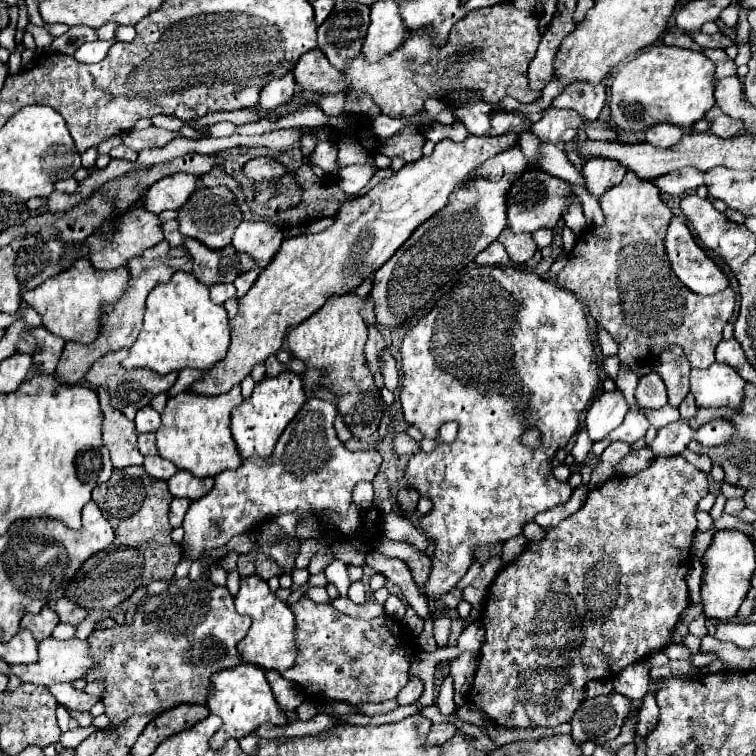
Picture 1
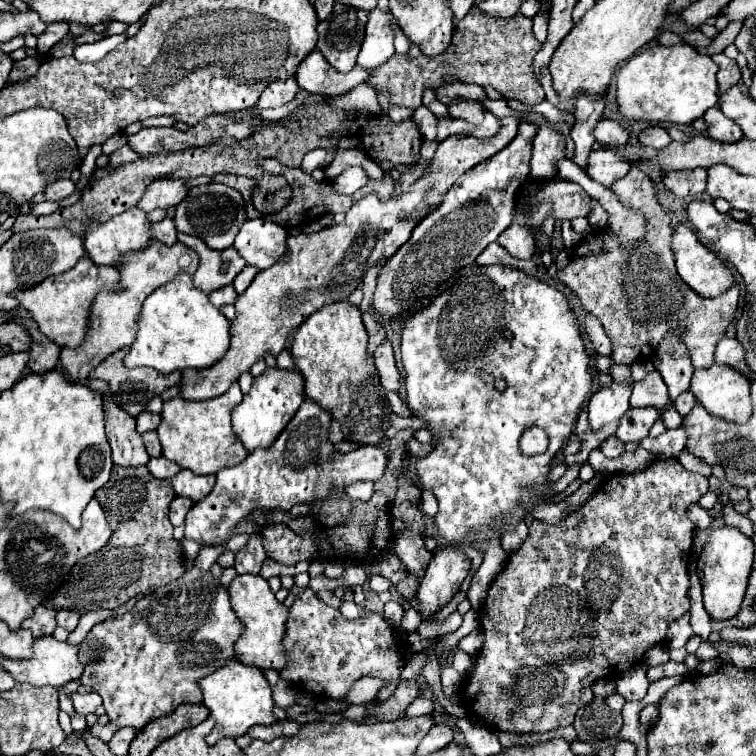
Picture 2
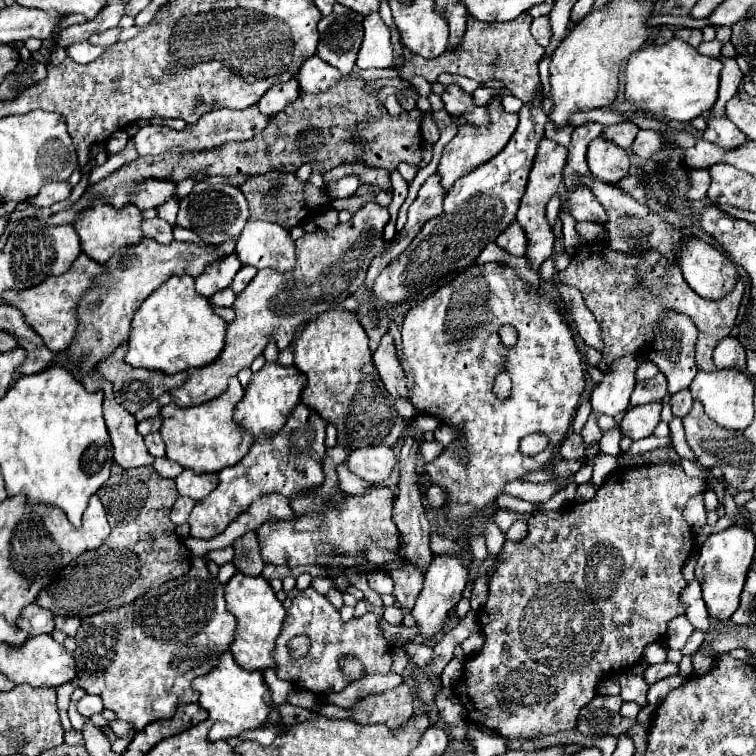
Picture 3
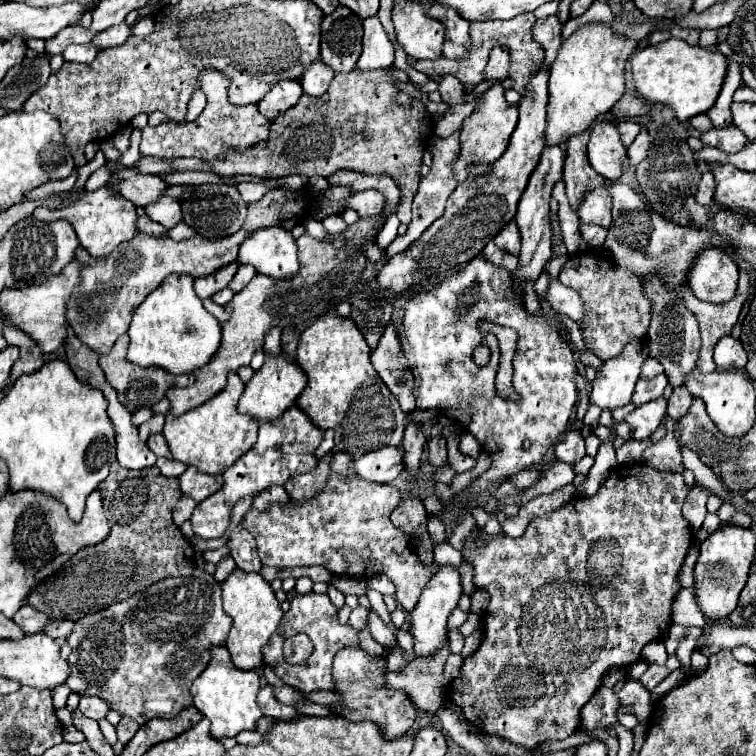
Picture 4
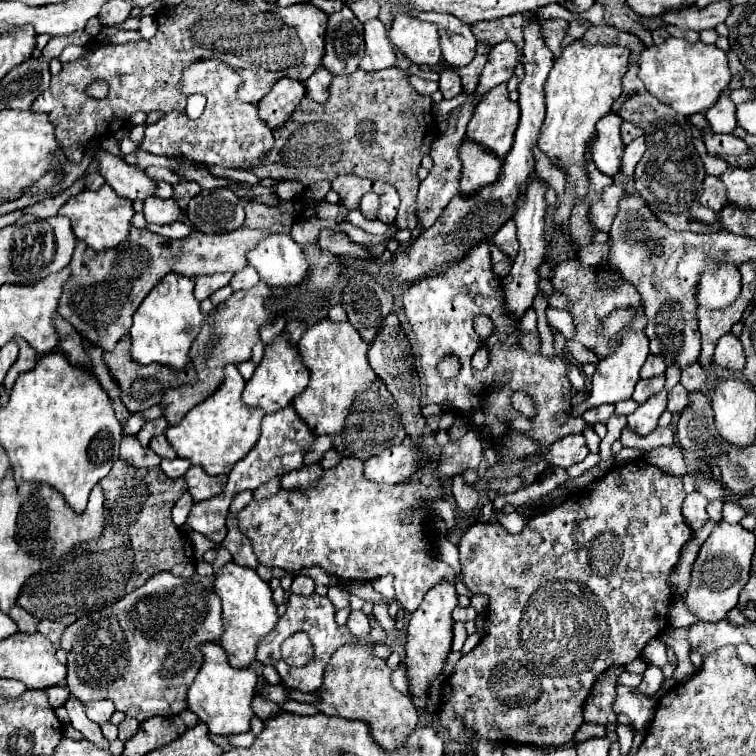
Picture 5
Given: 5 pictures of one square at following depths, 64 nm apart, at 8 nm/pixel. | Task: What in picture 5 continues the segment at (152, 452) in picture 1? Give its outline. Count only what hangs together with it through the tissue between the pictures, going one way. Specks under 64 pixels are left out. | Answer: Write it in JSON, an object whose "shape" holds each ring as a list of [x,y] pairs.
{"shape":[[[164,434],[154,436],[152,442],[150,442],[150,448],[152,448],[160,458],[176,458],[176,452],[172,450],[172,446],[168,444],[168,440],[166,440]]]}

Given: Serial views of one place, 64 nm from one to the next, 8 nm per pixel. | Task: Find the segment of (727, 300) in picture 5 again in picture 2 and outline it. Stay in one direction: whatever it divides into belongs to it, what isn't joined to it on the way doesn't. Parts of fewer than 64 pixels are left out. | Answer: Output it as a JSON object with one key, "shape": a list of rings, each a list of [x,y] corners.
{"shape":[[[678,224],[672,232],[672,252],[674,252],[674,258],[676,258],[676,270],[680,274],[680,278],[700,296],[704,298],[714,298],[722,292],[726,292],[732,284],[734,284],[734,278],[732,278],[732,272],[724,266],[724,262],[720,258],[716,258],[708,248],[704,248],[696,234],[686,228],[684,224]]]}

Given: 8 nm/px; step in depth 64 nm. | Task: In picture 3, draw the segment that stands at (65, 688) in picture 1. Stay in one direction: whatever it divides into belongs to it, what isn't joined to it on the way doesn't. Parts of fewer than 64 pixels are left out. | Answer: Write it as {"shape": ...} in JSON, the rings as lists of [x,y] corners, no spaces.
{"shape":[[[86,694],[82,700],[78,700],[76,708],[78,708],[78,712],[80,712],[82,716],[86,716],[86,718],[88,718],[88,716],[92,716],[92,714],[98,714],[98,712],[102,712],[102,710],[104,710],[104,704],[102,704],[100,696]]]}

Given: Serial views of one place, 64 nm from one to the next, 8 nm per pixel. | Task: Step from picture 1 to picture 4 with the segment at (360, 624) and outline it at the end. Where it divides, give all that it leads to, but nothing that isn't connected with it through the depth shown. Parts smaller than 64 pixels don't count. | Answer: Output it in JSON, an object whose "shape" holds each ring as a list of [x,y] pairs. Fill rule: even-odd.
{"shape":[[[308,592],[308,594],[296,594],[290,602],[290,610],[288,614],[284,614],[280,628],[276,630],[276,636],[272,636],[272,640],[268,642],[268,648],[264,648],[264,660],[268,666],[274,668],[276,676],[284,680],[284,684],[298,688],[302,692],[316,692],[316,690],[334,690],[334,678],[332,678],[332,660],[336,656],[338,650],[342,648],[360,648],[360,634],[350,626],[350,624],[340,624],[338,622],[338,612],[332,606],[328,594],[316,594],[316,592]],[[300,632],[306,632],[314,644],[314,652],[310,654],[310,658],[302,664],[290,664],[284,660],[282,654],[282,644],[284,638],[296,636]]]}

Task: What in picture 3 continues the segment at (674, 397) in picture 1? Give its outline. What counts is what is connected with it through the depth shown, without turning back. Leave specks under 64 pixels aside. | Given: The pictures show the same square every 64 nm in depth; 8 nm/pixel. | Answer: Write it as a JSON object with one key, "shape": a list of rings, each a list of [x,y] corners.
{"shape":[[[668,312],[668,316],[660,324],[660,330],[656,334],[656,340],[652,344],[652,350],[650,350],[648,358],[666,376],[670,394],[676,394],[678,390],[688,388],[692,378],[698,372],[698,368],[694,364],[694,342],[696,342],[696,326],[692,324],[692,320],[688,320],[688,316],[684,316],[684,314]]]}

